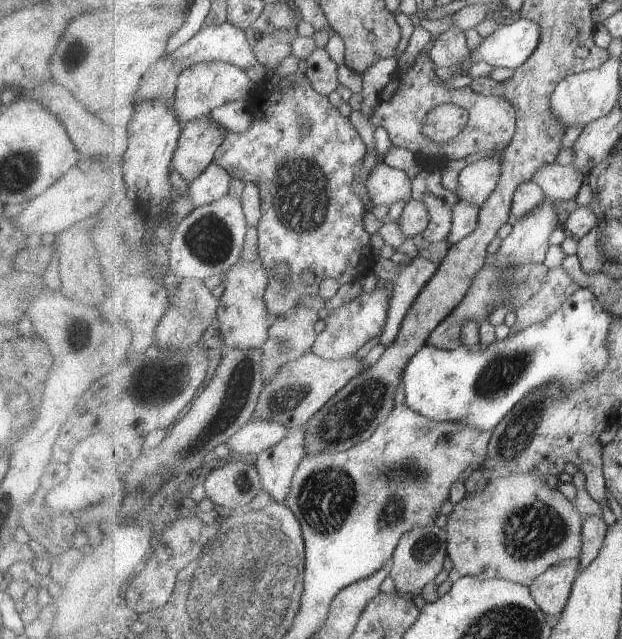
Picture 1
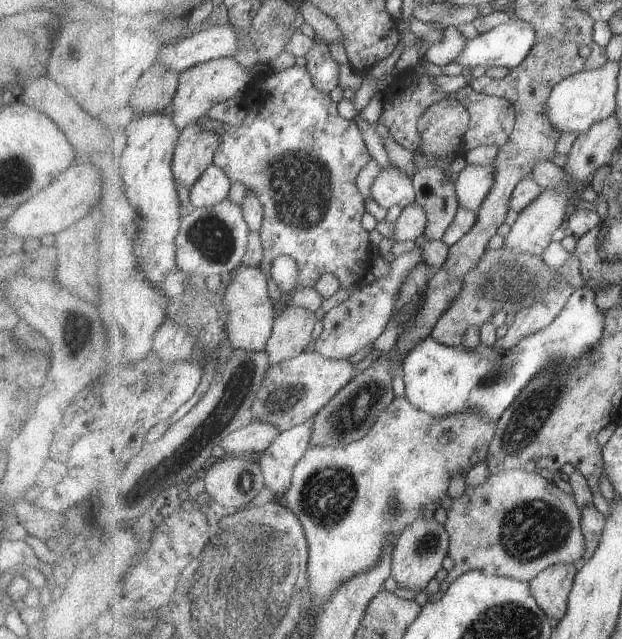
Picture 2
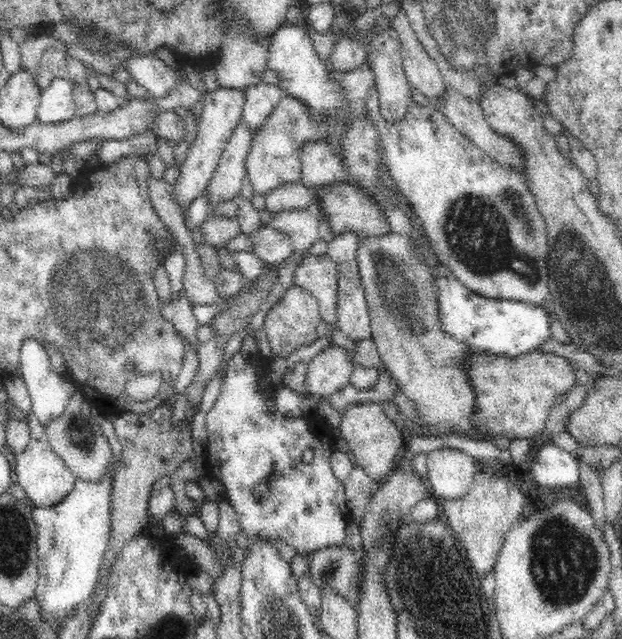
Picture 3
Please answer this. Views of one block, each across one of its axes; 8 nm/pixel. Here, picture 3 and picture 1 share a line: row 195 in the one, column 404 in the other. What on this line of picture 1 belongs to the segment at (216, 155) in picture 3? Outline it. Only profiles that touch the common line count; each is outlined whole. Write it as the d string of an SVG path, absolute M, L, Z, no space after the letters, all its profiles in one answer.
M378 162L364 186L372 202L383 206L391 206L399 200L408 203L414 189L412 179L405 171L393 168L385 162Z

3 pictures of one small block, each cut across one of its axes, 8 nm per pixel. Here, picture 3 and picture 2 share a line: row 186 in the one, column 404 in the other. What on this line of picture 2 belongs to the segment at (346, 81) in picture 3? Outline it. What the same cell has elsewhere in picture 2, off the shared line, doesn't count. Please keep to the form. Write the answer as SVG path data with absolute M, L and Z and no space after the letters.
M414 247L411 252L399 255L392 262L389 276L369 280L359 284L359 288L353 290L353 294L340 305L326 312L322 321L324 331L316 340L314 350L327 359L339 360L351 358L374 342L386 331L387 325L393 318L398 304L398 296L402 294L402 284L418 264L425 263L422 250Z

